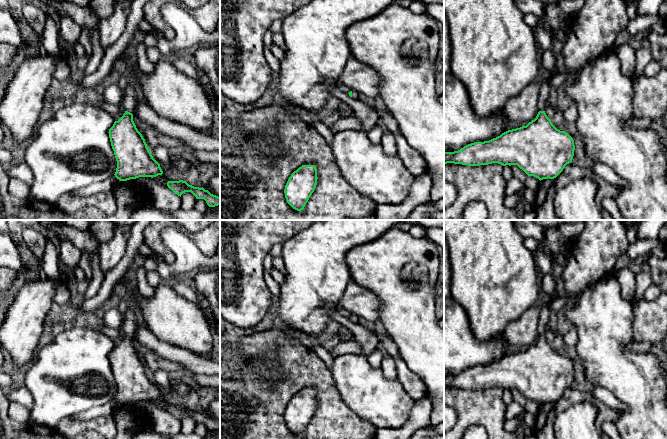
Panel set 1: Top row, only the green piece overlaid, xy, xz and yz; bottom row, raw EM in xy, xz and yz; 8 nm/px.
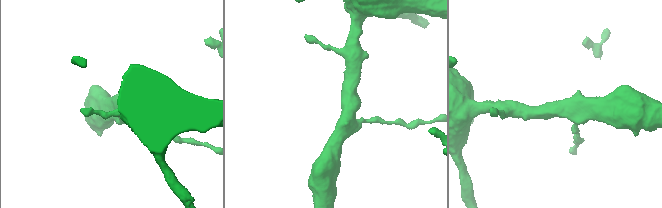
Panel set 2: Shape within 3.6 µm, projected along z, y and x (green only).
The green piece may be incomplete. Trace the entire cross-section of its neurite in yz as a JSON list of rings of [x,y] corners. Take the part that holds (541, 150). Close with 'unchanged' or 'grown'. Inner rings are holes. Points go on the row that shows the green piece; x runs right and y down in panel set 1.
[[[552,78],[541,84],[539,112],[534,120],[489,141],[474,142],[458,151],[444,152],[444,164],[517,165],[528,176],[534,176],[540,181],[556,178],[572,162],[575,145],[573,138],[557,129],[544,111]]]; grown

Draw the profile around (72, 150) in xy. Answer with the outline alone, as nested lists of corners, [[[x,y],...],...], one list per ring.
[[[71,104],[42,123],[23,159],[33,174],[30,198],[55,204],[63,194],[112,177],[117,161],[108,132],[114,122],[100,107]]]

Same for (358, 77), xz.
[[[353,57],[346,62],[337,82],[358,94],[371,98],[379,97],[380,77],[378,73]]]

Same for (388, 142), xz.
[[[390,132],[384,133],[384,135],[381,139],[380,145],[382,146],[385,154],[390,155],[390,156],[398,155],[395,134],[390,133]]]

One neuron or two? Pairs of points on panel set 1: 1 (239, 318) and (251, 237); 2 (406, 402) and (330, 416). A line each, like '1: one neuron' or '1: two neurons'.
1: one neuron
2: two neurons

